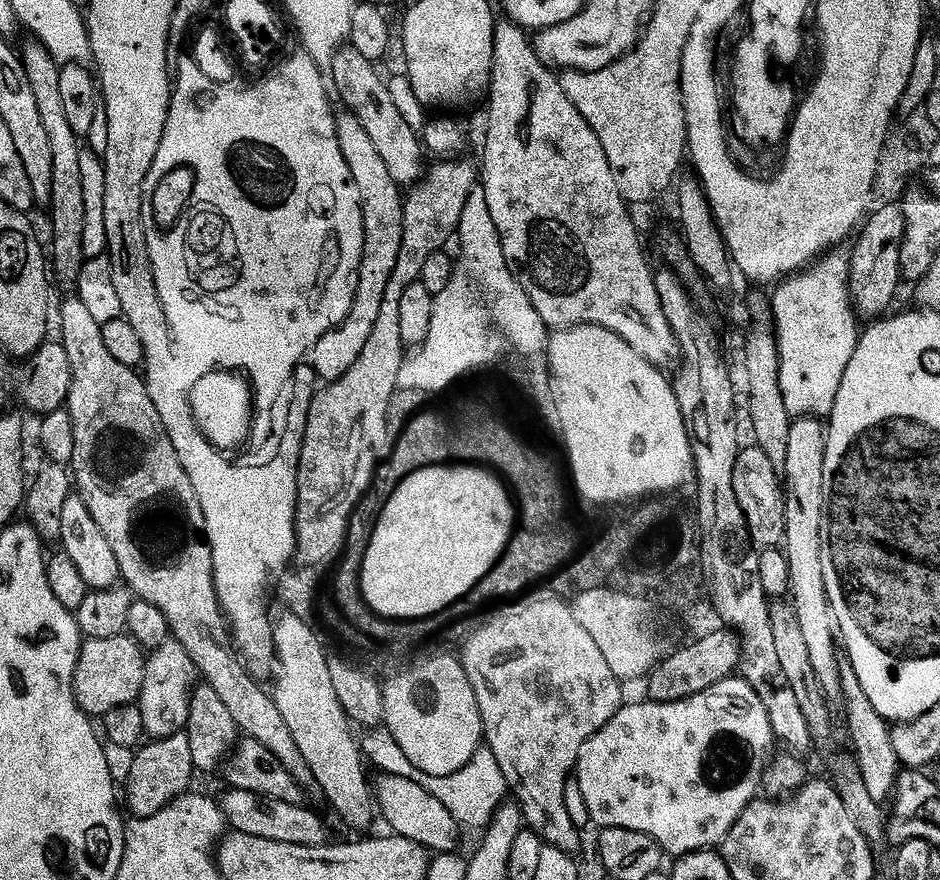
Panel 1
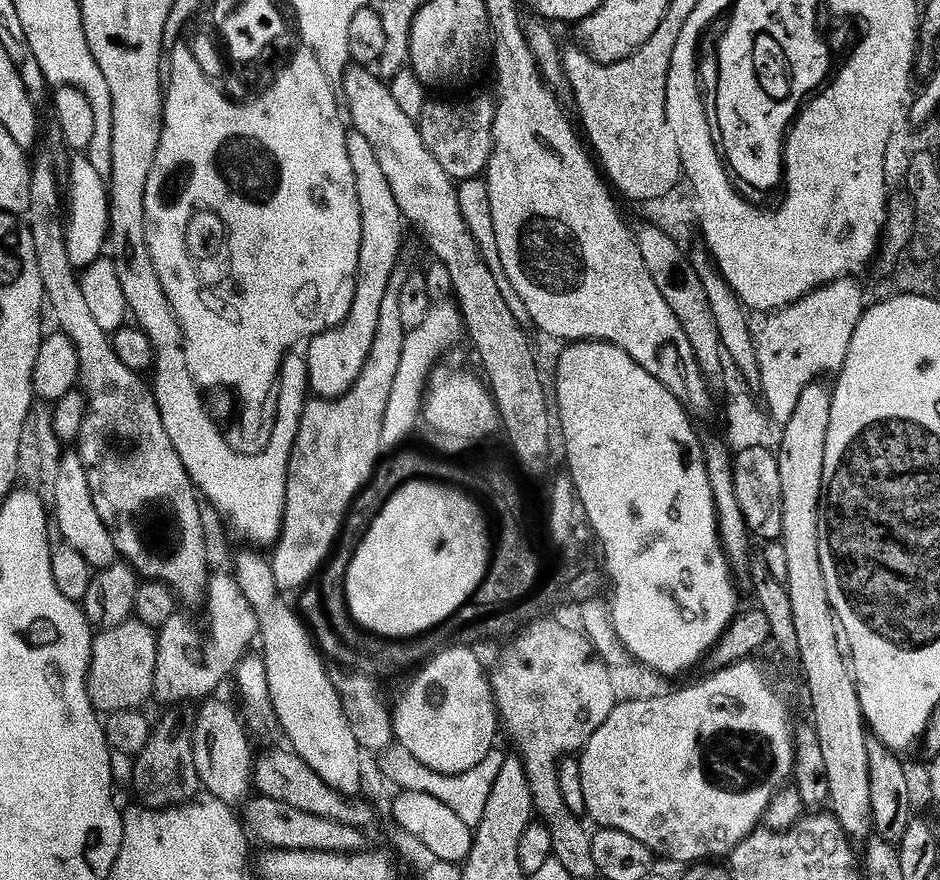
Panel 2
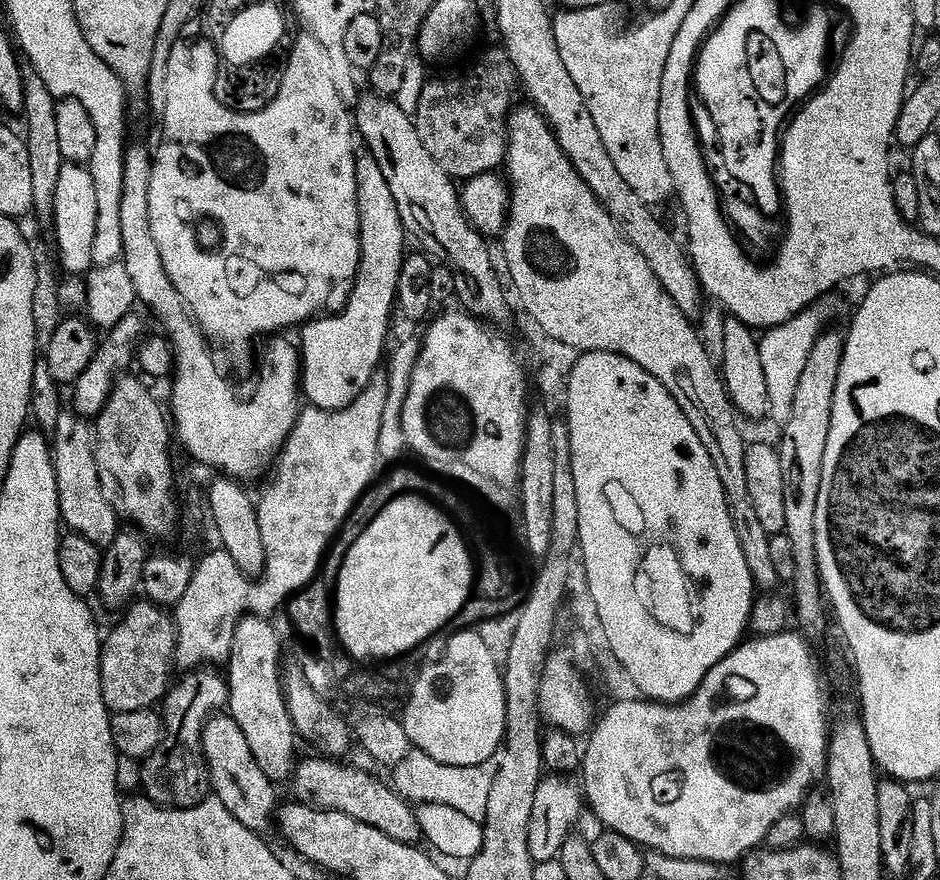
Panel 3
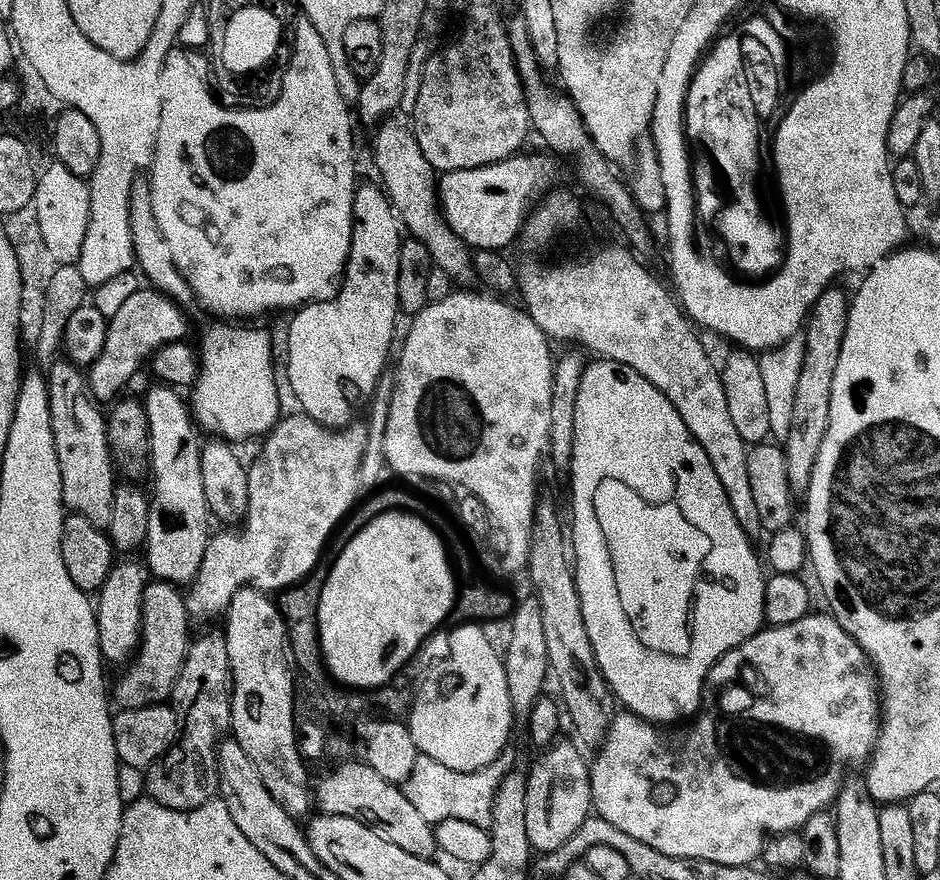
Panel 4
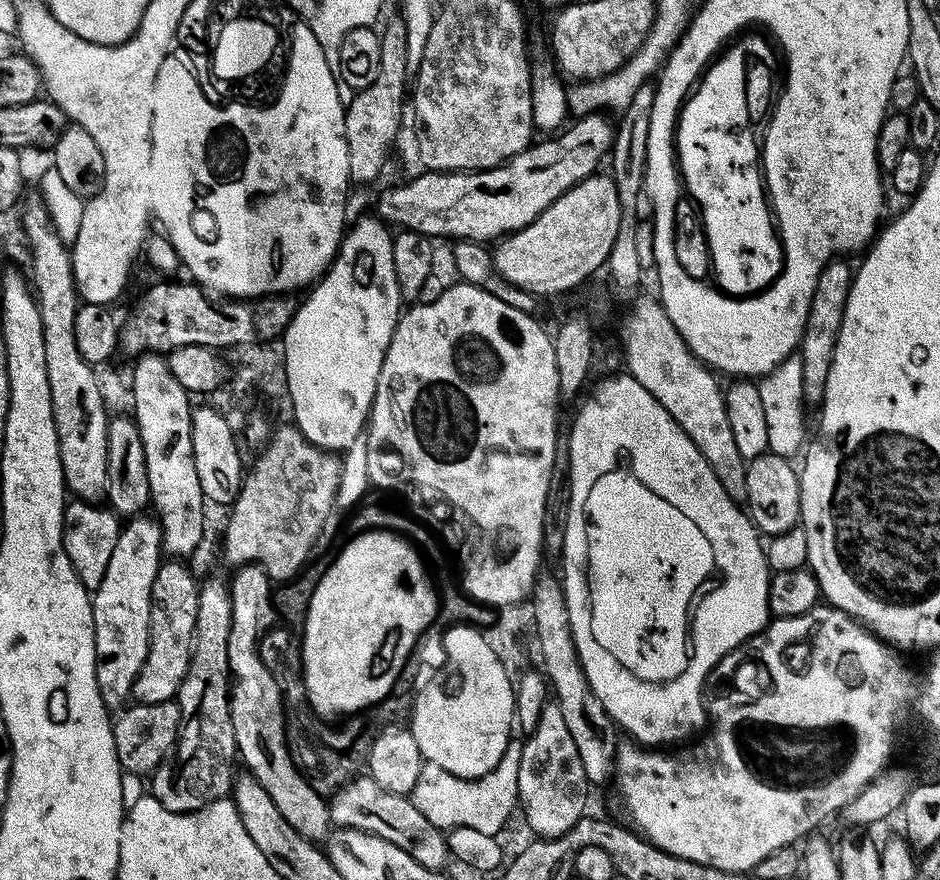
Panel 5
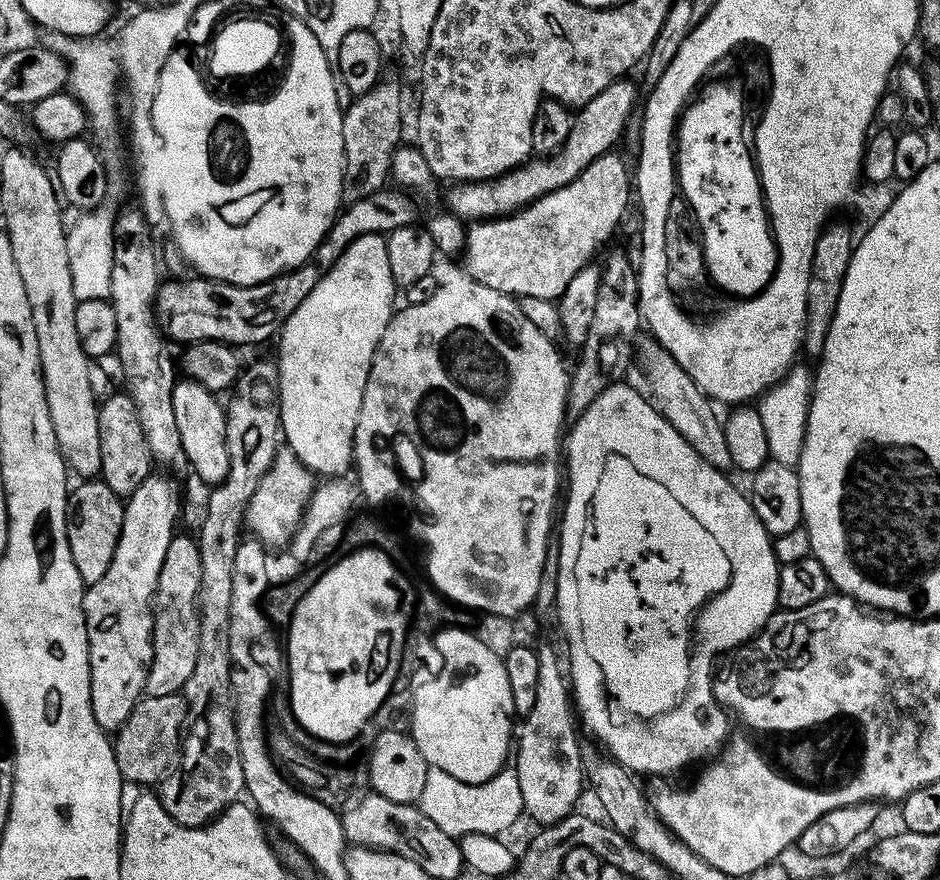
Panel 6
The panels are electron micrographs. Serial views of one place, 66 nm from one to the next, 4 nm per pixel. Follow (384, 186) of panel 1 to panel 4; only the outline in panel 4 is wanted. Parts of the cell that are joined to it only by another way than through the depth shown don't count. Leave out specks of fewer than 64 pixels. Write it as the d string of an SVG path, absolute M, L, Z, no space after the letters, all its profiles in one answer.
M361 183L352 194L352 237L344 275L329 308L304 306L288 324L288 384L301 404L303 415L325 428L343 429L353 423L356 407L377 391L376 379L388 360L398 317L398 254L402 225L391 199L379 183Z

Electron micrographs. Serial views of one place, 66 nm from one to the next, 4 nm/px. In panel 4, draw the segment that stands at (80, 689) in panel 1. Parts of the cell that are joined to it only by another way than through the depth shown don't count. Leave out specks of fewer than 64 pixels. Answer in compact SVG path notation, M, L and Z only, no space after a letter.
M149 579L142 590L142 618L140 619L140 644L136 654L116 680L116 700L120 708L141 708L147 704L165 703L172 695L172 687L180 667L188 654L188 601L177 585Z

